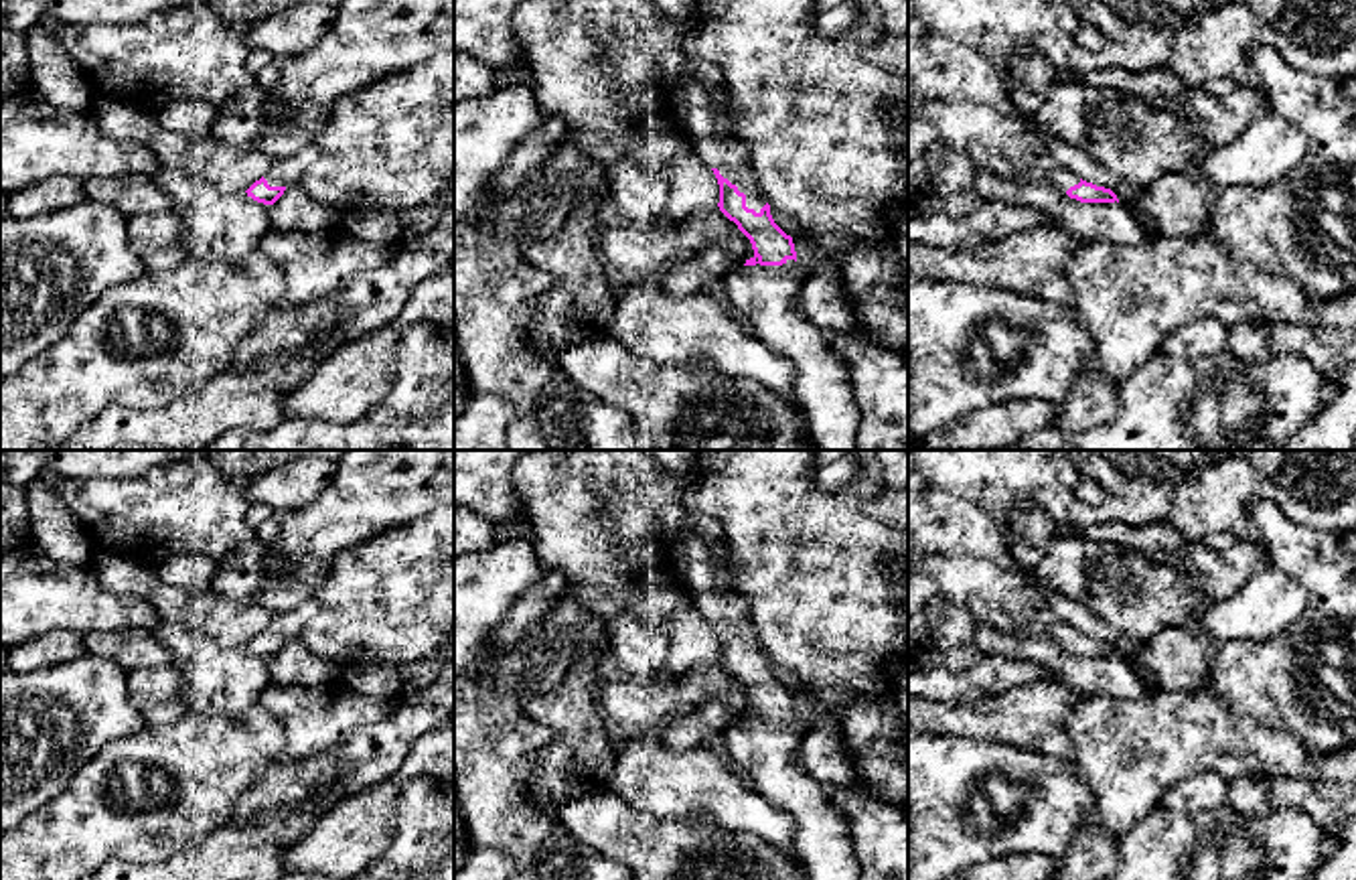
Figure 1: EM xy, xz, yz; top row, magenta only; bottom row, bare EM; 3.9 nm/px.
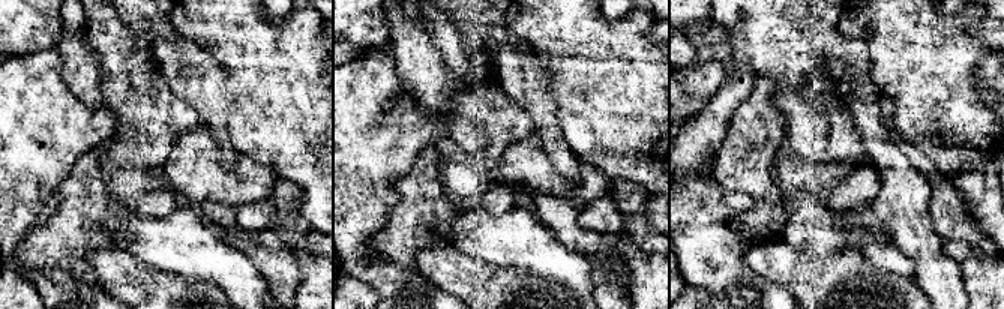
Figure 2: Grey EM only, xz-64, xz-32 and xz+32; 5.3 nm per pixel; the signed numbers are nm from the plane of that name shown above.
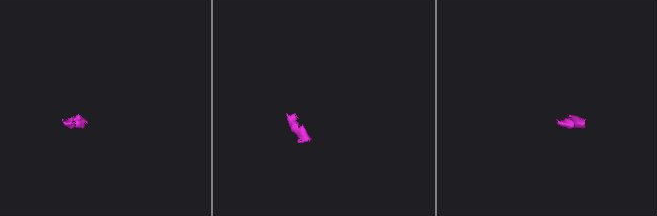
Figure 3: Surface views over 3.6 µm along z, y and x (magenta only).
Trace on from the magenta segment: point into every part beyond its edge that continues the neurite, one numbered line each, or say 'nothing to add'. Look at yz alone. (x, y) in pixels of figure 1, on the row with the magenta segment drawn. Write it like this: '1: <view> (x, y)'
1: yz (1006, 147)

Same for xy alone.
1: xy (282, 173)

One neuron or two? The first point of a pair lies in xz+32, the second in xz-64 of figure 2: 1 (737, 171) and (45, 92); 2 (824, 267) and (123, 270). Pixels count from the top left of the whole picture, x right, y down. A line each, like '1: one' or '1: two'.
1: two
2: one

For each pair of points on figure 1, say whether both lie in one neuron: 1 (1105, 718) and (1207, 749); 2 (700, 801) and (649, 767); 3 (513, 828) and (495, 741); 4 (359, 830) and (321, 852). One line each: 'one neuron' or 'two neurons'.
1: one neuron
2: one neuron
3: one neuron
4: one neuron

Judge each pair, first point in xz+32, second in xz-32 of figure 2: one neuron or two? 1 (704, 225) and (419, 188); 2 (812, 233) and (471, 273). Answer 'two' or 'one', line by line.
1: two
2: two

